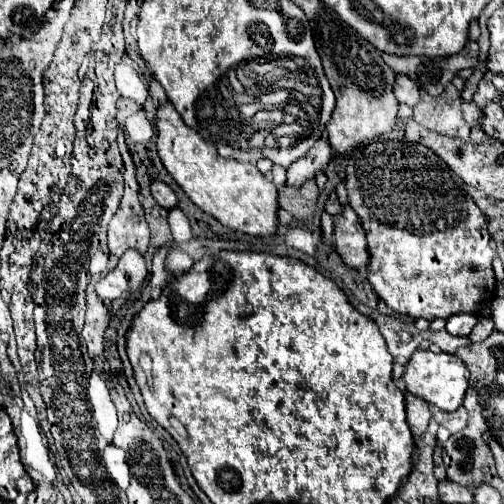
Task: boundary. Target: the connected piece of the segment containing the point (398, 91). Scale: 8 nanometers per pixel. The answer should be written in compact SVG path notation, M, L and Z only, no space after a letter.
M397 76L393 92L395 92L395 98L397 98L401 104L407 104L407 106L411 106L411 108L413 108L415 104L419 104L419 88L415 86L415 82L411 82L411 80L405 78L405 76Z

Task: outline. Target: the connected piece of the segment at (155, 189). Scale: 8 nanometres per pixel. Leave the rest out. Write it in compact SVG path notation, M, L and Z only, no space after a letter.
M159 180L151 182L151 194L157 200L157 204L163 206L165 210L171 210L177 206L177 196L173 194L173 190L165 182L159 182Z

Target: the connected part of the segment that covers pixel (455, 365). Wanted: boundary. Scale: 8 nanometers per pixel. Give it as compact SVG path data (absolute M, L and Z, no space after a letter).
M415 350L415 354L411 356L411 360L405 366L403 372L403 380L405 380L405 388L423 398L427 404L437 406L445 412L453 412L461 406L465 390L469 386L469 370L465 368L465 364L453 356L453 354L445 354L445 352L431 352L431 350Z

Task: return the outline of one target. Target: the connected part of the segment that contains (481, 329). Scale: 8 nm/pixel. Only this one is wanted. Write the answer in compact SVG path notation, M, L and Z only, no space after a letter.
M483 316L483 318L475 324L475 328L471 330L469 340L471 340L471 342L483 342L491 332L493 332L493 320L487 318L487 316Z

